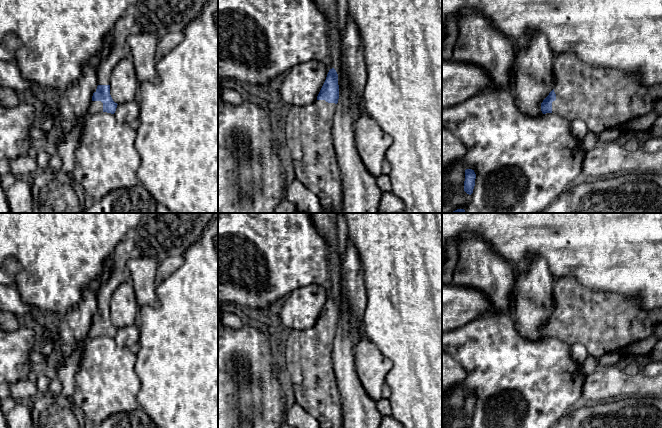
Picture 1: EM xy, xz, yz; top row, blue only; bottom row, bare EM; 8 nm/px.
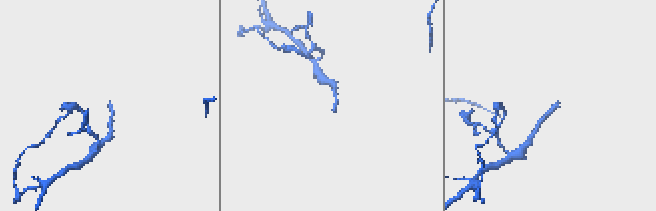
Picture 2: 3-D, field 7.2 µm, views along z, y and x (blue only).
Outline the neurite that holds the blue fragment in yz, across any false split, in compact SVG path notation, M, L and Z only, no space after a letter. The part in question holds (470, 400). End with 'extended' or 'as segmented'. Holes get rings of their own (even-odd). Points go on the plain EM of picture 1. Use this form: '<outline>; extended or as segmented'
M472 393L465 394L464 415L471 419L475 410L476 398Z; as segmented

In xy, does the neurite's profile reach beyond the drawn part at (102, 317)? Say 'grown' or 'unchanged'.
grown

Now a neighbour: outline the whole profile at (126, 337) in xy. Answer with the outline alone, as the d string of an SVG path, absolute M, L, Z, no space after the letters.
M138 323L118 328L114 340L120 348L131 348L140 339L140 327Z

